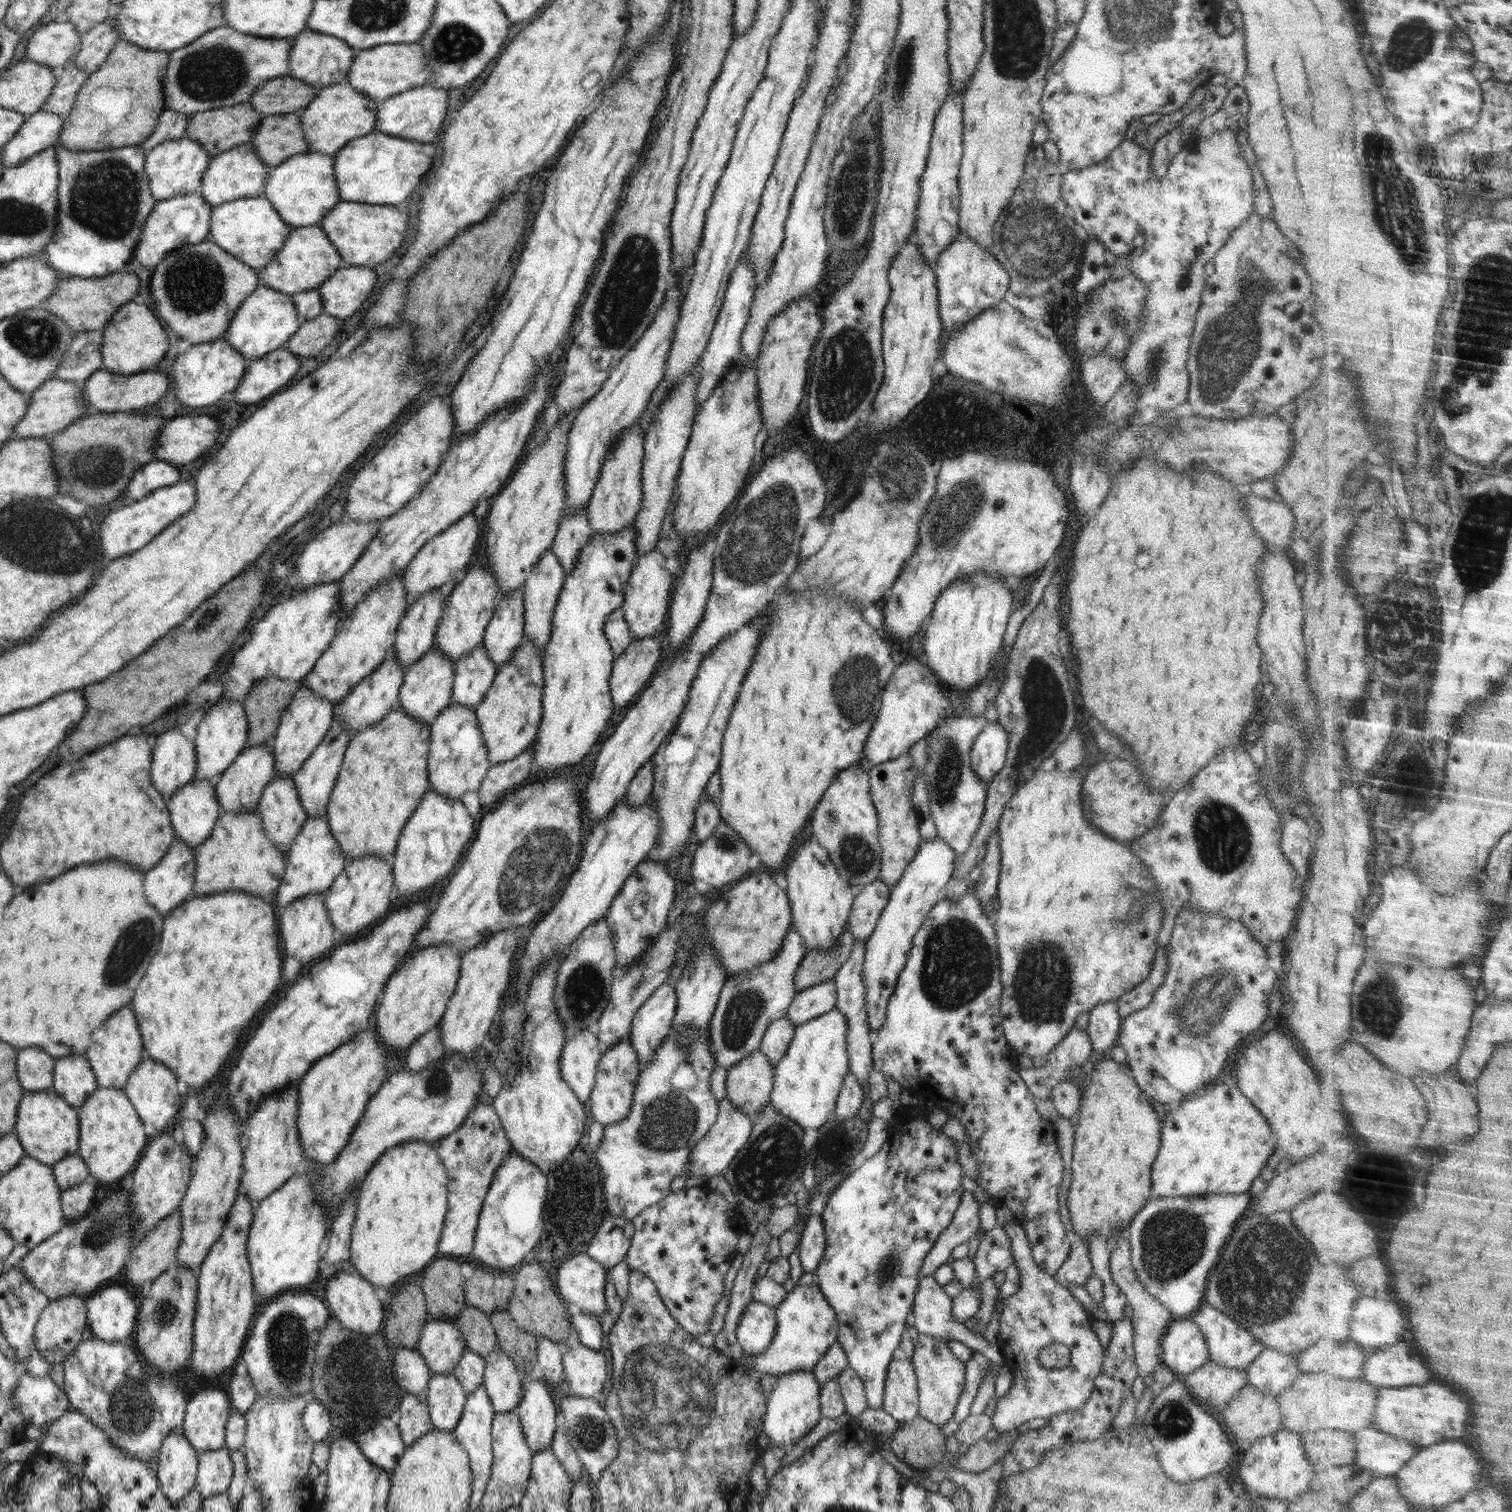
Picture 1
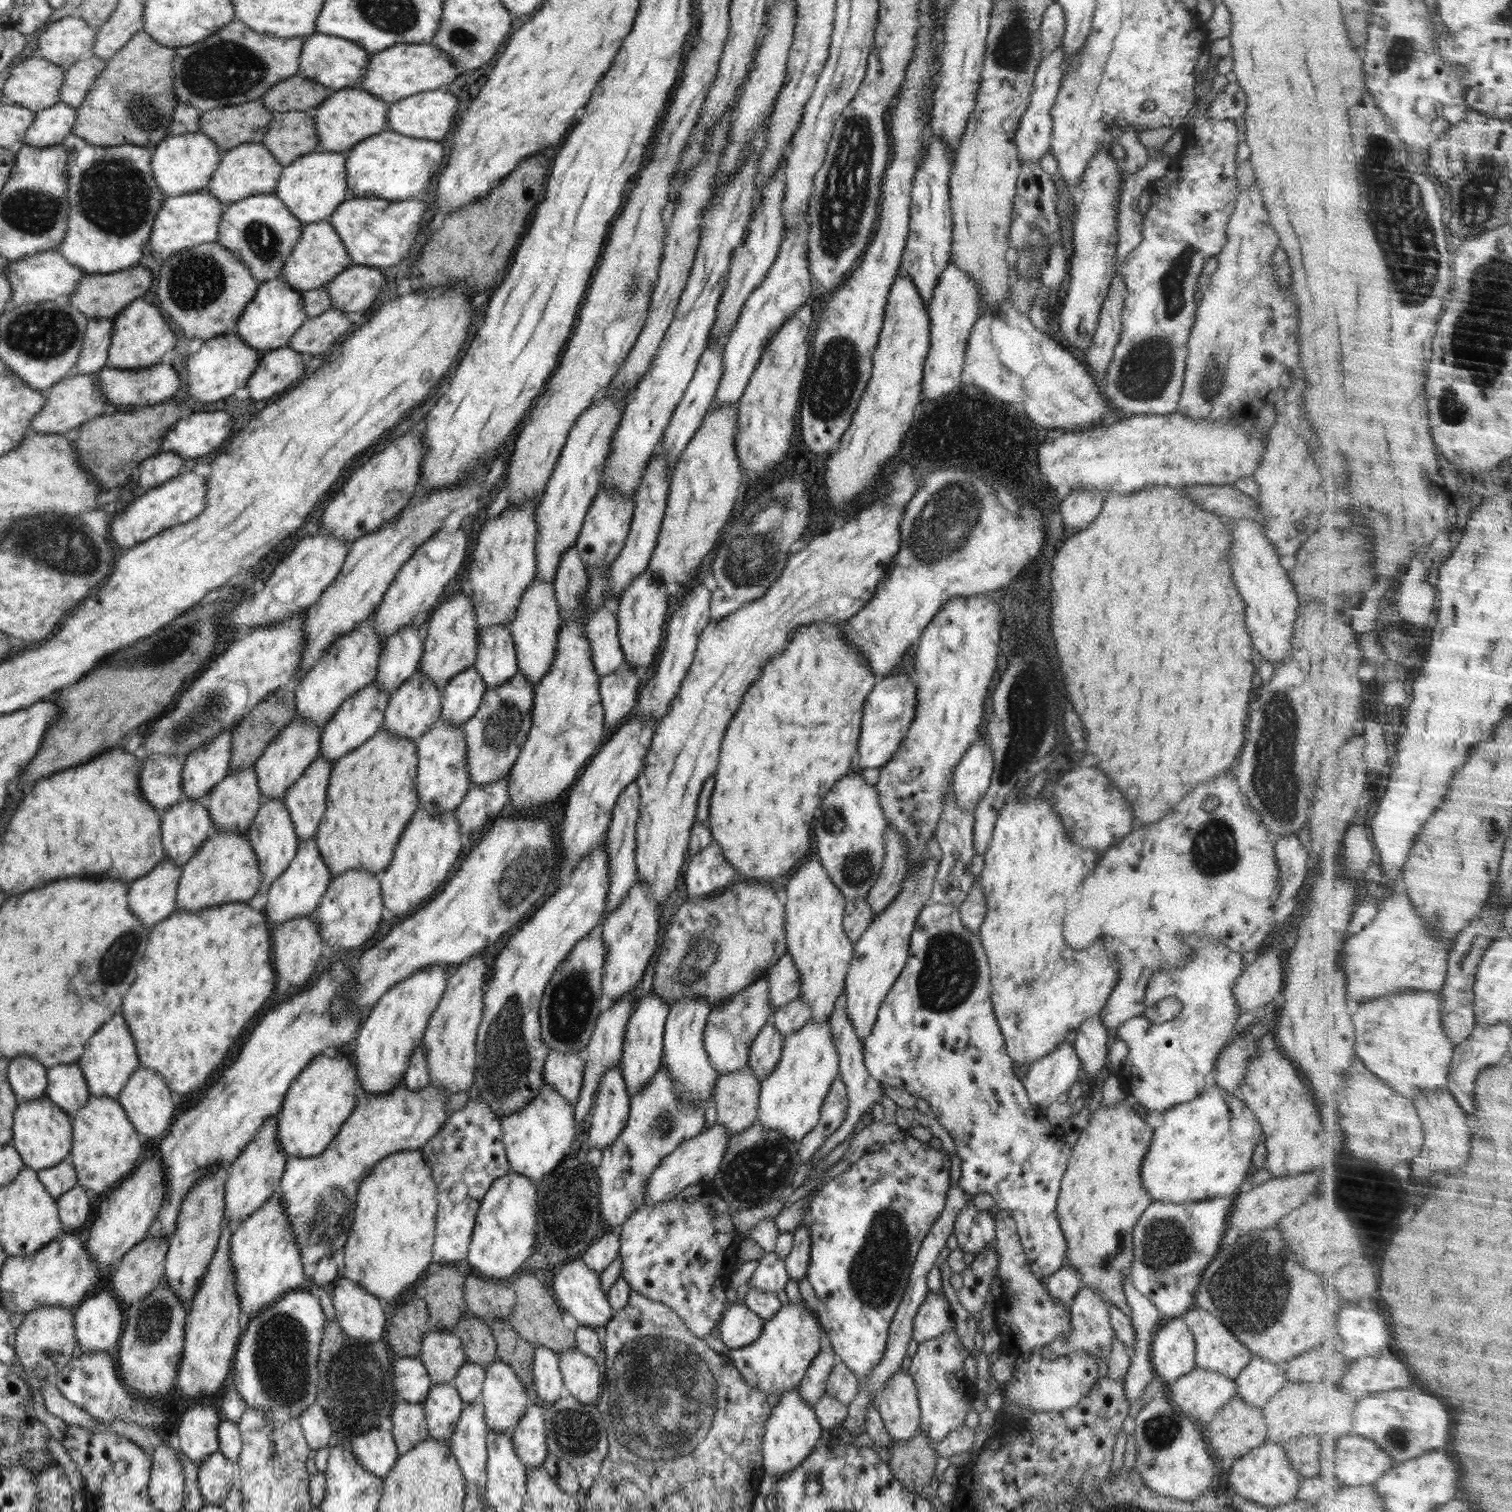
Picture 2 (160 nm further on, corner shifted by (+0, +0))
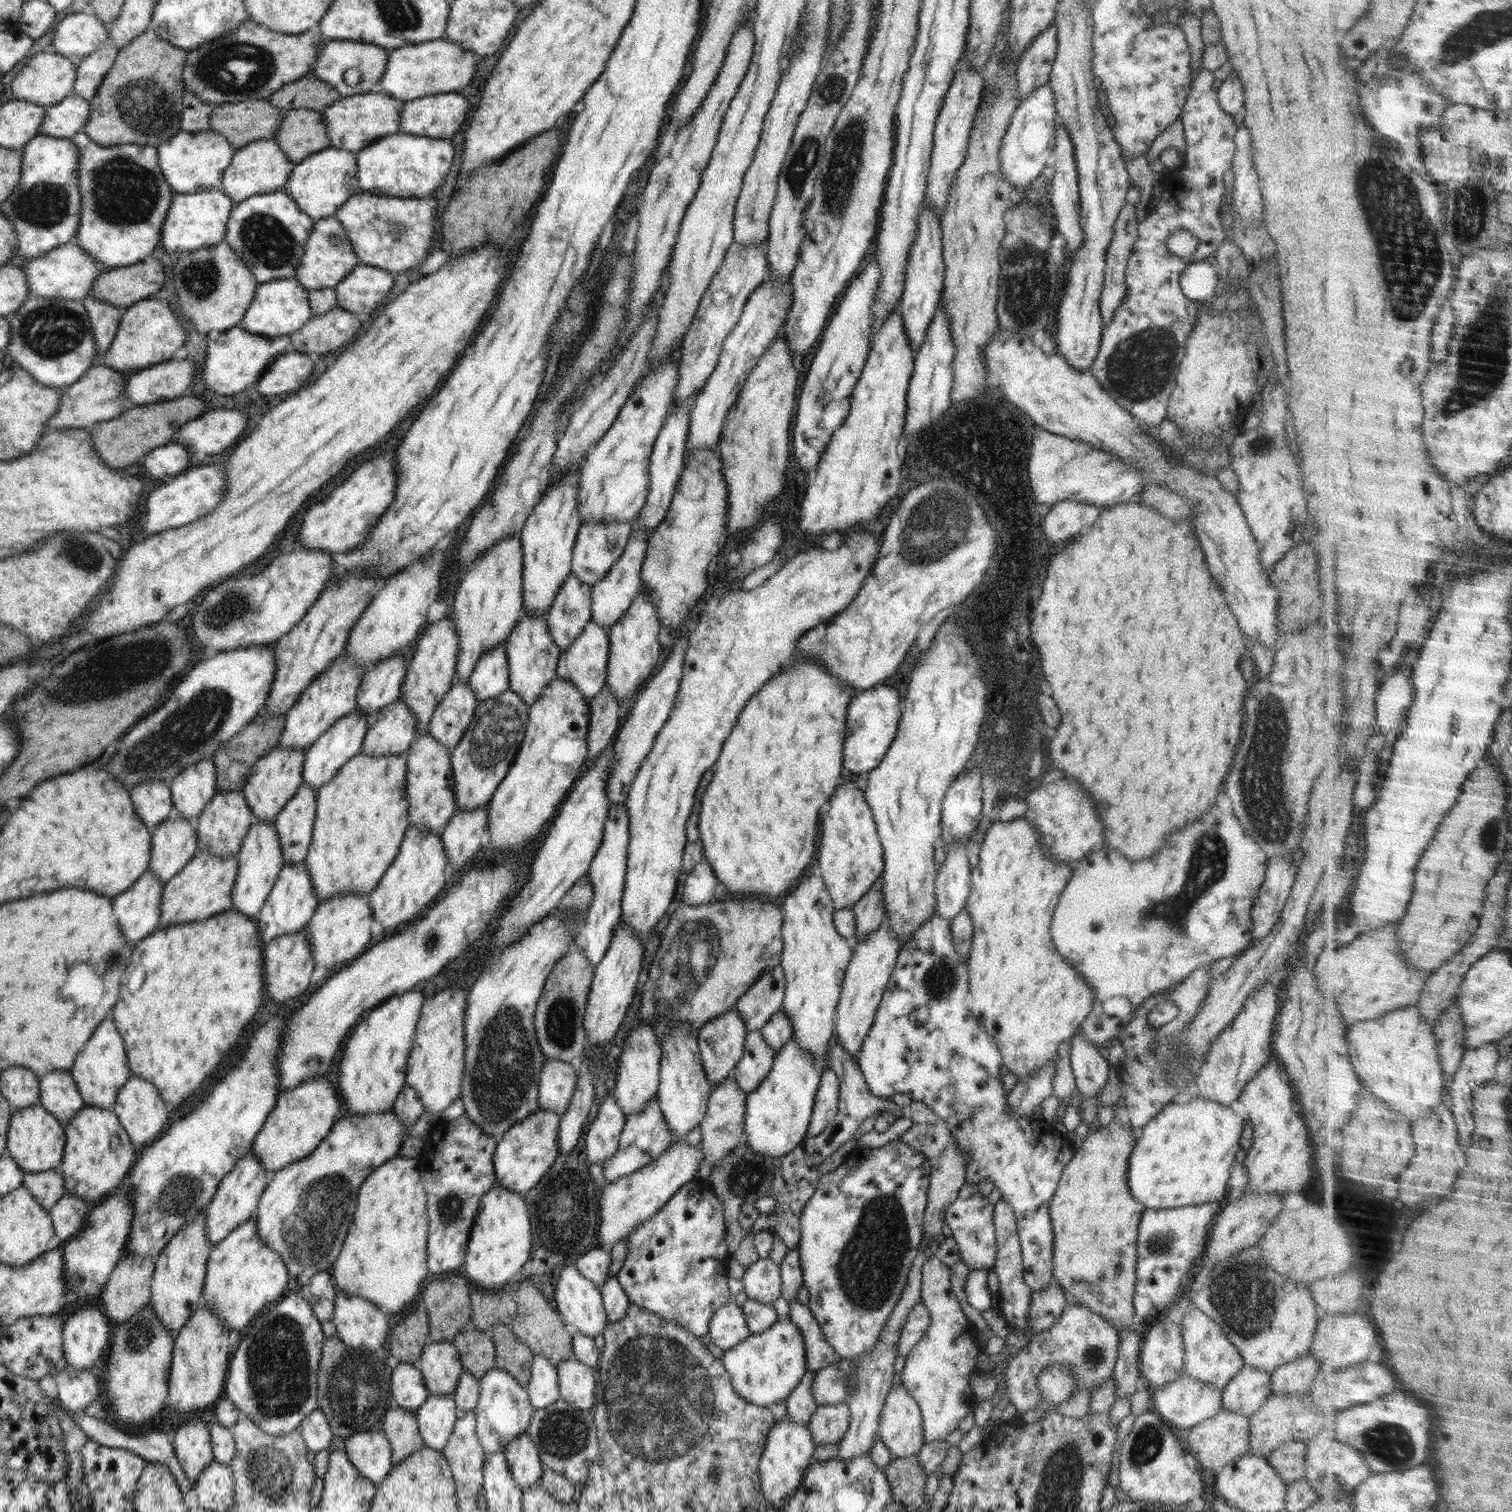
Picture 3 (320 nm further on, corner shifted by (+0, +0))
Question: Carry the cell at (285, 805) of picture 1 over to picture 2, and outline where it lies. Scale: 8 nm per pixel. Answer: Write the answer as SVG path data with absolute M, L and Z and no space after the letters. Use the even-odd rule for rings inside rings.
M284 799L262 801L258 814L254 817L253 823L249 826L246 834L257 856L259 871L263 876L259 884L259 892L256 894L253 903L260 905L270 885L278 878L278 875L288 868L298 849L298 837L296 837L290 811L284 805Z

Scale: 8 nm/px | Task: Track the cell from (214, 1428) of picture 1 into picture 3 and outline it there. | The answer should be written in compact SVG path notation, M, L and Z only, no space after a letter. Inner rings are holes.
M190 1421L177 1428L174 1436L174 1452L191 1486L202 1471L213 1461L210 1433L205 1423Z

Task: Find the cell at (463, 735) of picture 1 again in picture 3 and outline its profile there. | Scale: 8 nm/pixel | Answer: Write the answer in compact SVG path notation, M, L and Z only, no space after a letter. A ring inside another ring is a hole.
M429 732L417 736L406 752L408 770L406 799L410 805L408 820L420 832L434 832L434 835L441 835L448 821L458 811L454 801L454 778L449 752L449 748L440 744Z

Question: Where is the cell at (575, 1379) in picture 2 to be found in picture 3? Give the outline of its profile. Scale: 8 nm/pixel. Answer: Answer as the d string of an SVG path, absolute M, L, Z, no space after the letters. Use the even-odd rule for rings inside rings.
M573 1357L560 1361L556 1365L556 1370L561 1399L570 1405L574 1405L574 1408L578 1410L589 1410L595 1404L597 1397L598 1376L595 1375L596 1372L593 1371L593 1367L586 1366Z

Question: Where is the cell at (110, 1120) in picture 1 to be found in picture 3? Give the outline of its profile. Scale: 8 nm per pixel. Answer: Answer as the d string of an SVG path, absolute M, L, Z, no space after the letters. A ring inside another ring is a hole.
M84 1106L63 1129L65 1147L62 1162L54 1170L65 1179L67 1194L75 1194L94 1205L99 1204L112 1195L112 1190L130 1172L138 1154L134 1152L127 1132L111 1109Z

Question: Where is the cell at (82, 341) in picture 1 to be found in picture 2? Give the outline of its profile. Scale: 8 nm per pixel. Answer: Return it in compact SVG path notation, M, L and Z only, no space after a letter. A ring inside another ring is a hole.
M94 318L87 322L82 348L74 372L97 374L108 366L107 355L113 333L113 322L106 318Z

